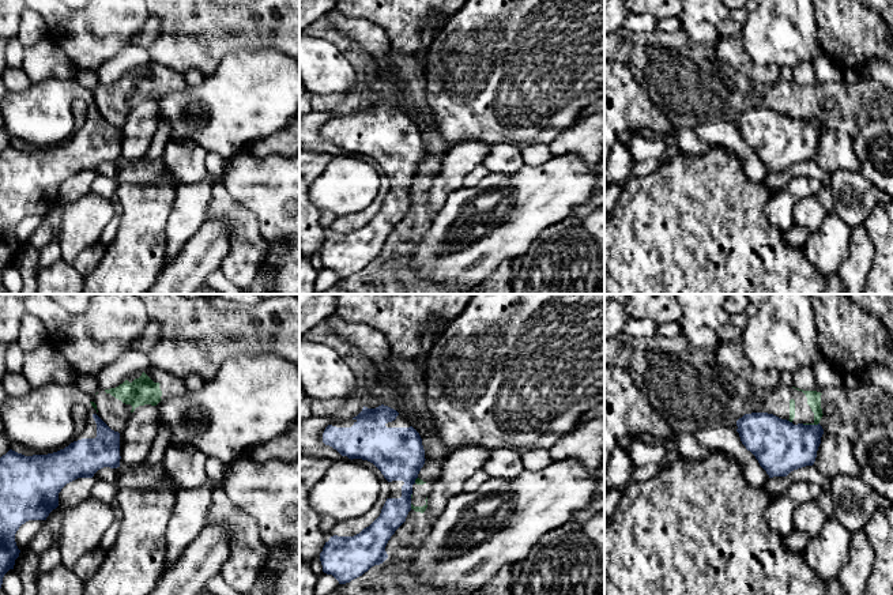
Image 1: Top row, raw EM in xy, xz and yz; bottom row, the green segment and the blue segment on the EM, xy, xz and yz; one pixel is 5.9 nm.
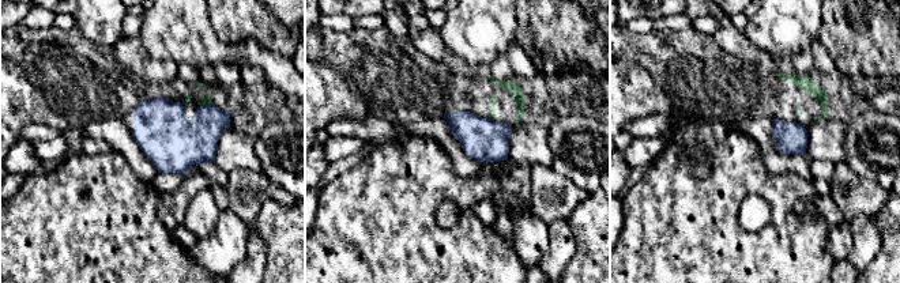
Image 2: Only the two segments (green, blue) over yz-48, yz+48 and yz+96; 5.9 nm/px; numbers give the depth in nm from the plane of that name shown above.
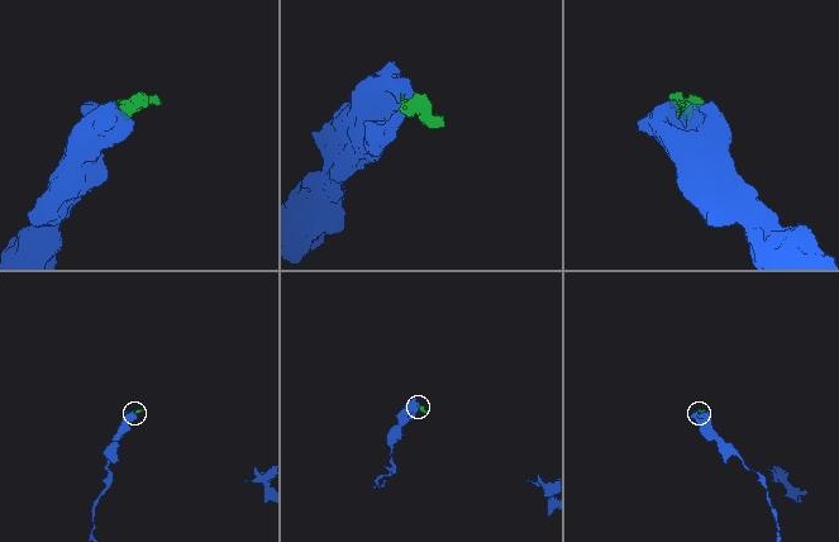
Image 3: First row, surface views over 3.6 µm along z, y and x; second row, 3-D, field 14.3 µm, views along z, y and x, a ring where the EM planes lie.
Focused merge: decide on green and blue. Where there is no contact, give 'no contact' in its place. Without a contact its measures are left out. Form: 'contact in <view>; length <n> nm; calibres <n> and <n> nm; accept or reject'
contact in yz; length 100 nm; calibres 80 and 320 nm; reject

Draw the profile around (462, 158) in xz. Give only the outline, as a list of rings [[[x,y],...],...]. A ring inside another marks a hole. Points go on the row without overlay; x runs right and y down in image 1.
[[[481,140],[452,144],[432,181],[423,208],[434,215],[445,204],[446,197],[461,187],[463,178],[483,163],[490,148],[491,144]]]

